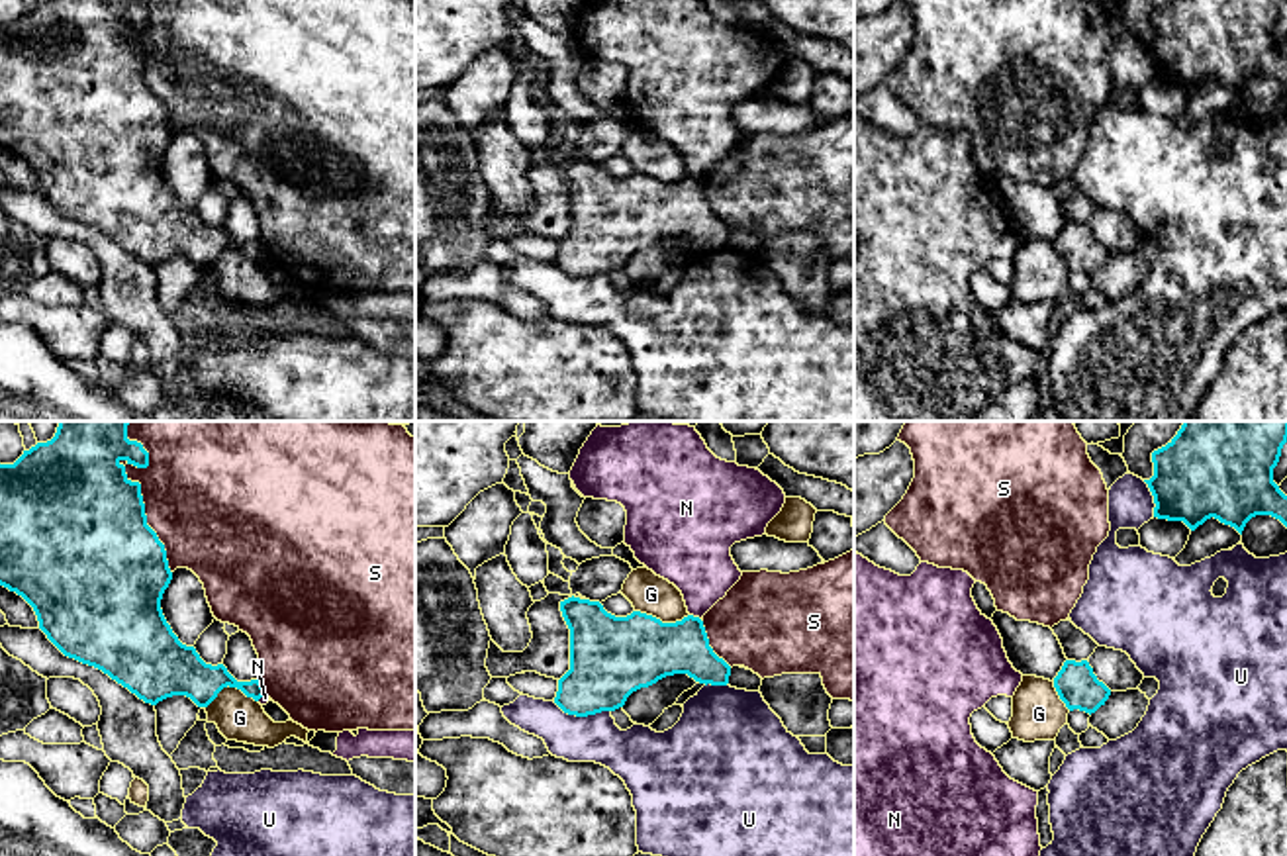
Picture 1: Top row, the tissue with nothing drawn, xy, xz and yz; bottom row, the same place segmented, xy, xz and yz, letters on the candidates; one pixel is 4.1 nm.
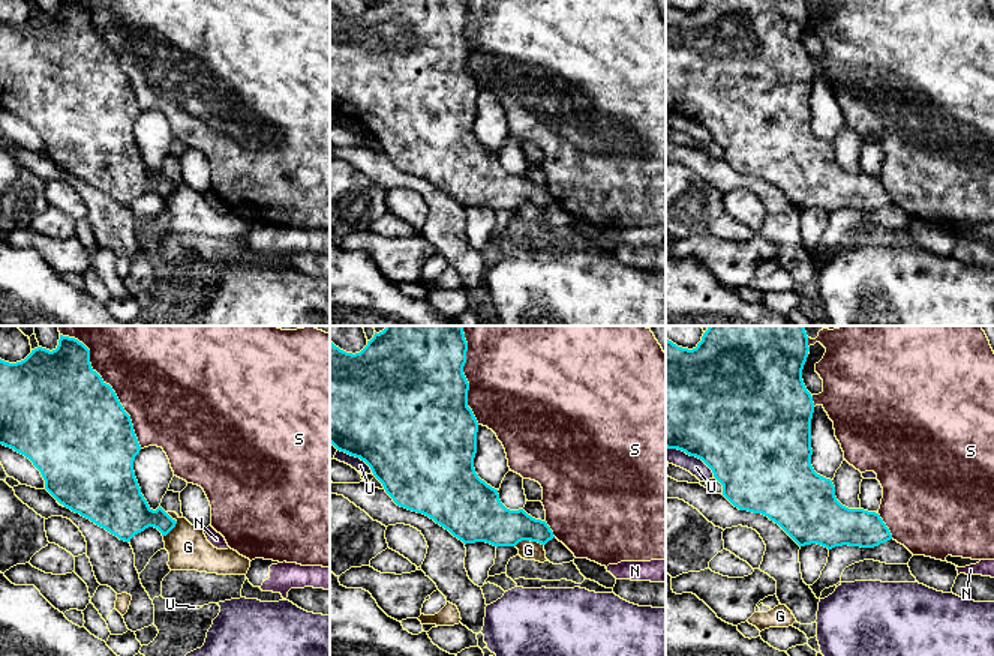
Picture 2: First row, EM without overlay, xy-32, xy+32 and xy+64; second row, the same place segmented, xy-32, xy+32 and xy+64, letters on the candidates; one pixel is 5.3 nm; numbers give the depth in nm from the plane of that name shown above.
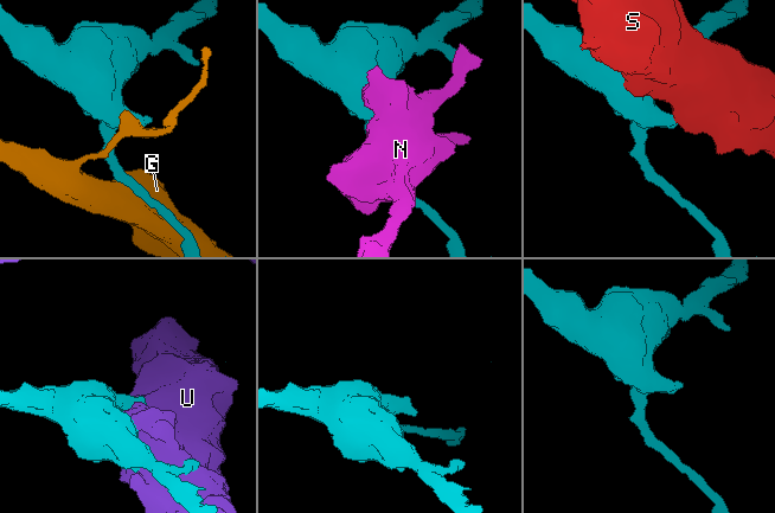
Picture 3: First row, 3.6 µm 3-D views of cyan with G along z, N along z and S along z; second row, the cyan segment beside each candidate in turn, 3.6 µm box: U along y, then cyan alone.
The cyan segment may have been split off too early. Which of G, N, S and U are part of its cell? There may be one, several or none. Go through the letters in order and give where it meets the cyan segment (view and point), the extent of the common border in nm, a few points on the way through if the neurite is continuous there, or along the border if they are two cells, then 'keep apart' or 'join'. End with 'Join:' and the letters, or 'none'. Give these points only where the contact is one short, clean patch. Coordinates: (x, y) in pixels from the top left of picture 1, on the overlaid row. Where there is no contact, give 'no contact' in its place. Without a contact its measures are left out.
G: meets cyan in xy at (230, 686); contact 220 nm long; border along xy (257, 700), (226, 686), (204, 708); keep apart
N: meets cyan in xz at (696, 618); contact 50 nm long; border along xz (690, 614), (700, 619); keep apart
S: meets cyan in xy at (138, 482); contact 650 nm long; keep apart
U: meets cyan in xz at (582, 715); contact 240 nm long; keep apart
Join: none

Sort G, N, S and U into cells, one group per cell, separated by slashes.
G / N / S / U

